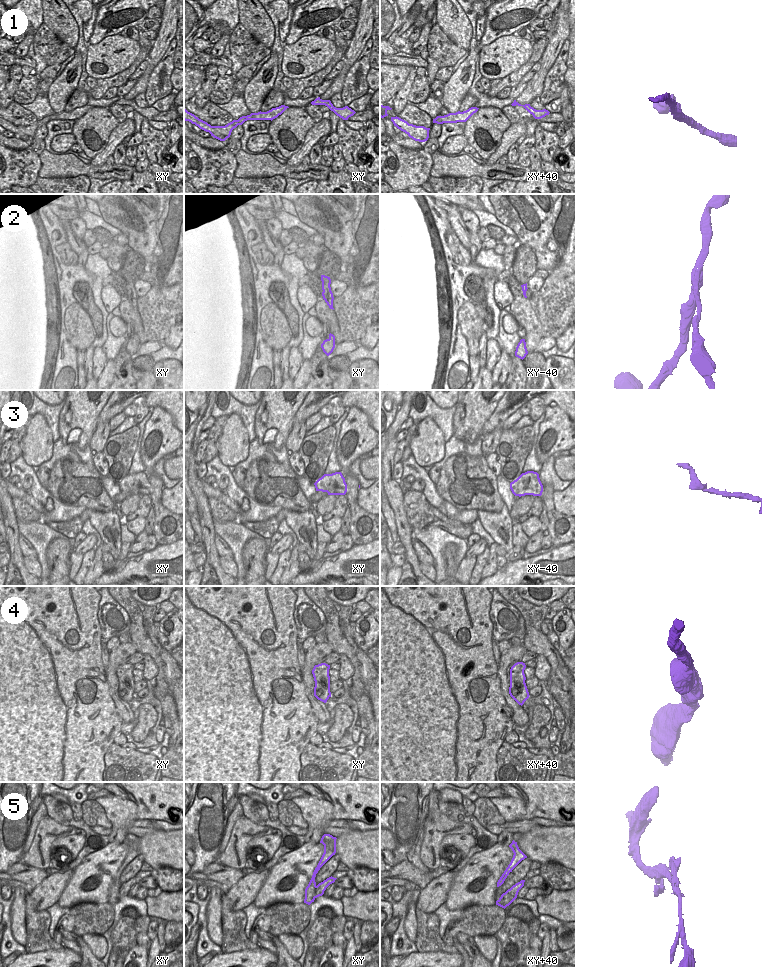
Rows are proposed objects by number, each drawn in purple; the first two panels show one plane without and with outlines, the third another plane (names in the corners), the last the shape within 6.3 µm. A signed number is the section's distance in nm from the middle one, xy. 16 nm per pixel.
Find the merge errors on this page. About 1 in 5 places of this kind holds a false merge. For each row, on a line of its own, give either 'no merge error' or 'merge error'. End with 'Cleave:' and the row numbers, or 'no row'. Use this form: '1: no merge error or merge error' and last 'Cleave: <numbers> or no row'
1: no merge error
2: merge error
3: no merge error
4: no merge error
5: no merge error
Cleave: 2

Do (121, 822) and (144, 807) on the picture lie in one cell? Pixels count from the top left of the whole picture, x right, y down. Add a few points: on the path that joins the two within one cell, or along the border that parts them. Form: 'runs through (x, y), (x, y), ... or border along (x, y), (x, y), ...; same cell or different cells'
border along (126, 798), (136, 805), (137, 819); different cells

